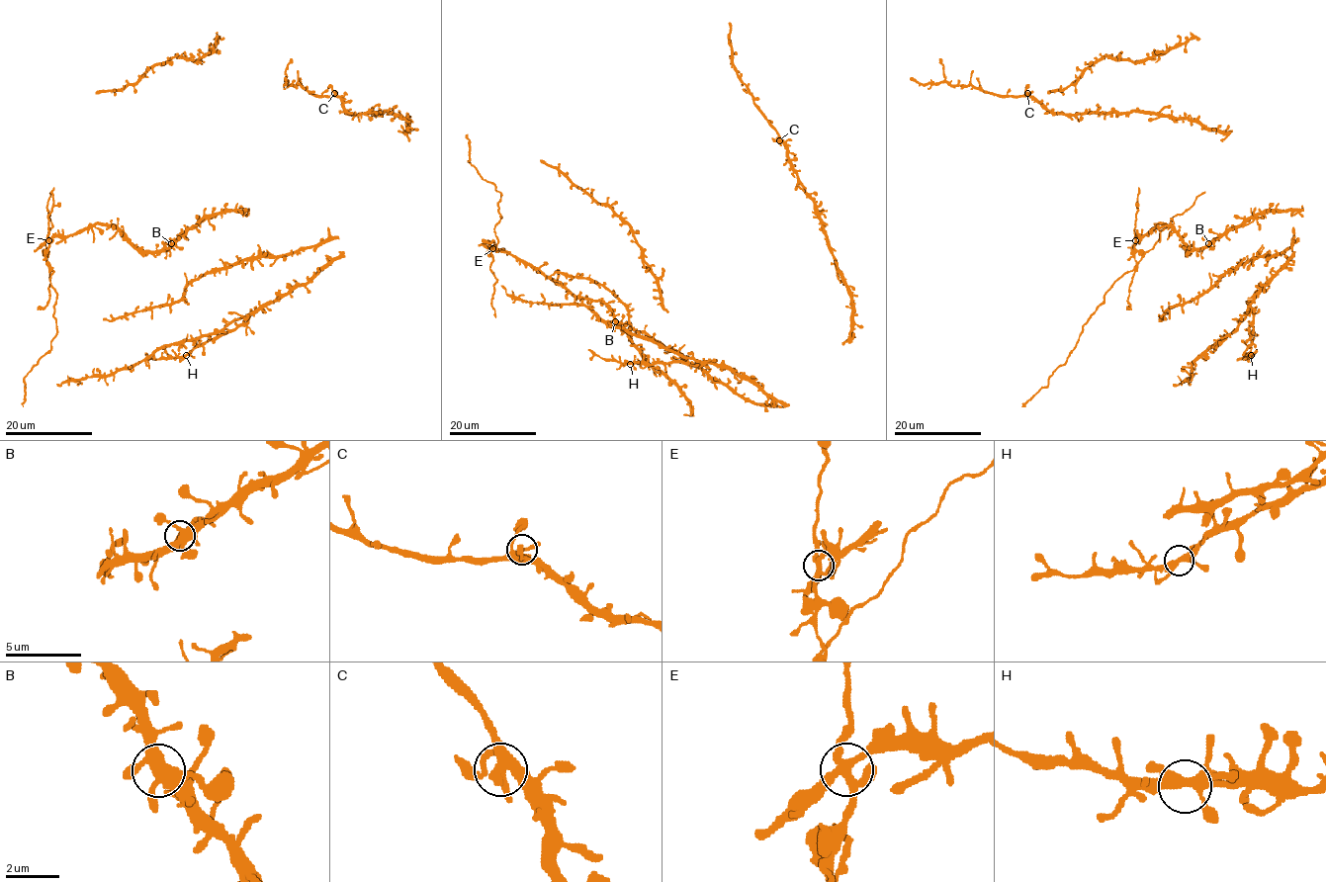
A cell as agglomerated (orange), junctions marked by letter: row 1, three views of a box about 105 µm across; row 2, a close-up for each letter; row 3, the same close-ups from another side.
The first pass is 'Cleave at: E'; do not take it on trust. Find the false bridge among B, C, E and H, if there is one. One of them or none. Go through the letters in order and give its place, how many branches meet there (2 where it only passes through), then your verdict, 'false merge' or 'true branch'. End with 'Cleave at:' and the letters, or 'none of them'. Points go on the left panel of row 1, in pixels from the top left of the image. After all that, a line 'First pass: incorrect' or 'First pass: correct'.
B: (171, 243) | 5 | true branch
C: (334, 93) | 4 | true branch
E: (48, 240) | 5 | false merge
H: (186, 355) | 5 | true branch
Cleave at: E
First pass: correct

